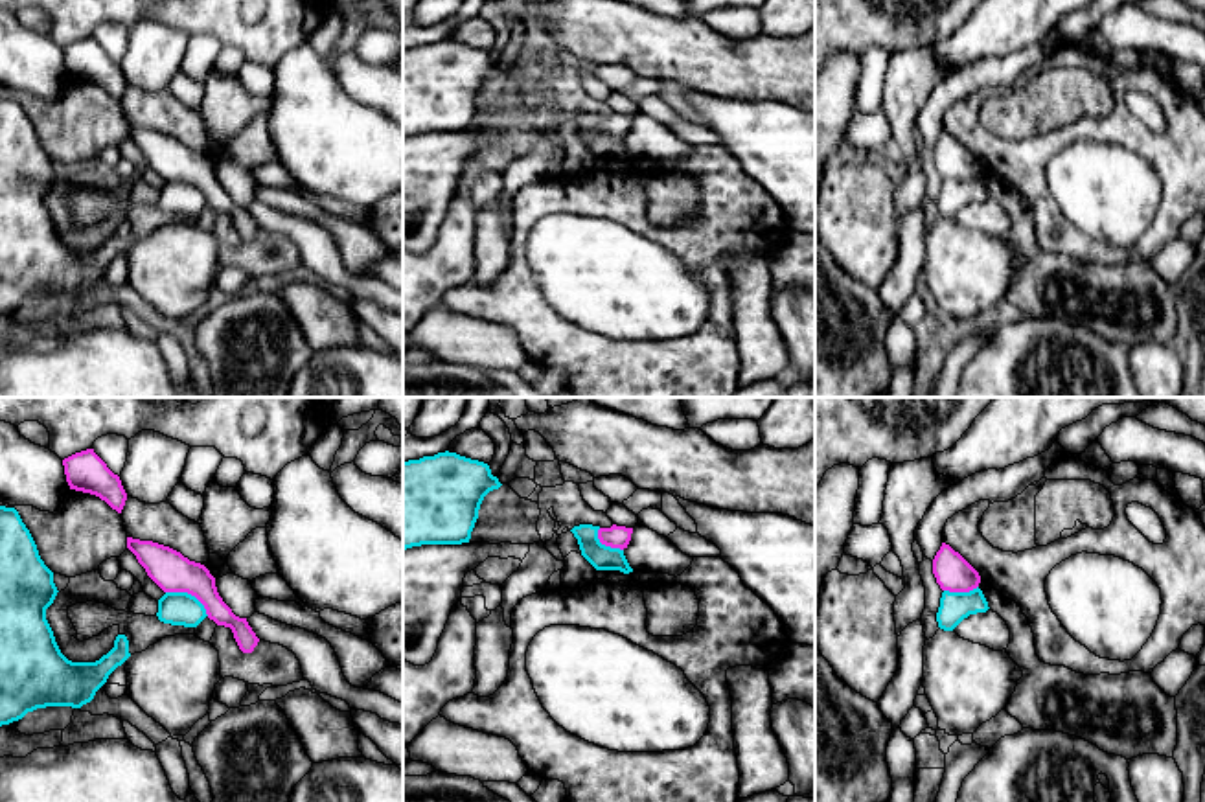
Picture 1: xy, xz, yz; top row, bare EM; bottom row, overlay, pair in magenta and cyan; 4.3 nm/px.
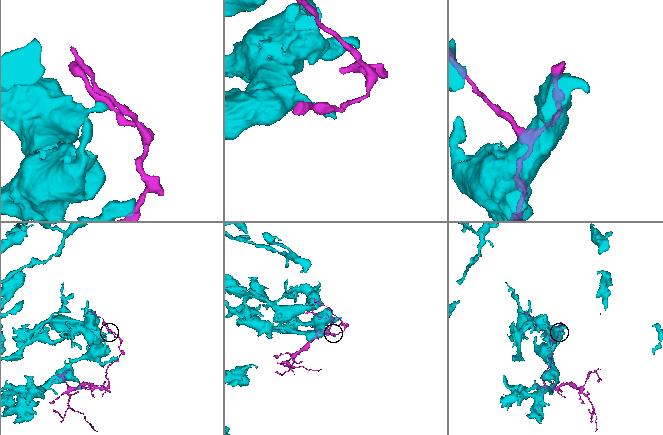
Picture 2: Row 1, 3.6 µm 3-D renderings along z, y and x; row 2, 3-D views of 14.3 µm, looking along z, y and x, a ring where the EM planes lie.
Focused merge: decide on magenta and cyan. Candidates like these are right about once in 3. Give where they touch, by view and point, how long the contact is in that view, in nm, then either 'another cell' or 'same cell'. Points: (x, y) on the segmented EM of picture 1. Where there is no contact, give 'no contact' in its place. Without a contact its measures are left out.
meets magenta in xy at (190, 593); contact 220 nm long; another cell

